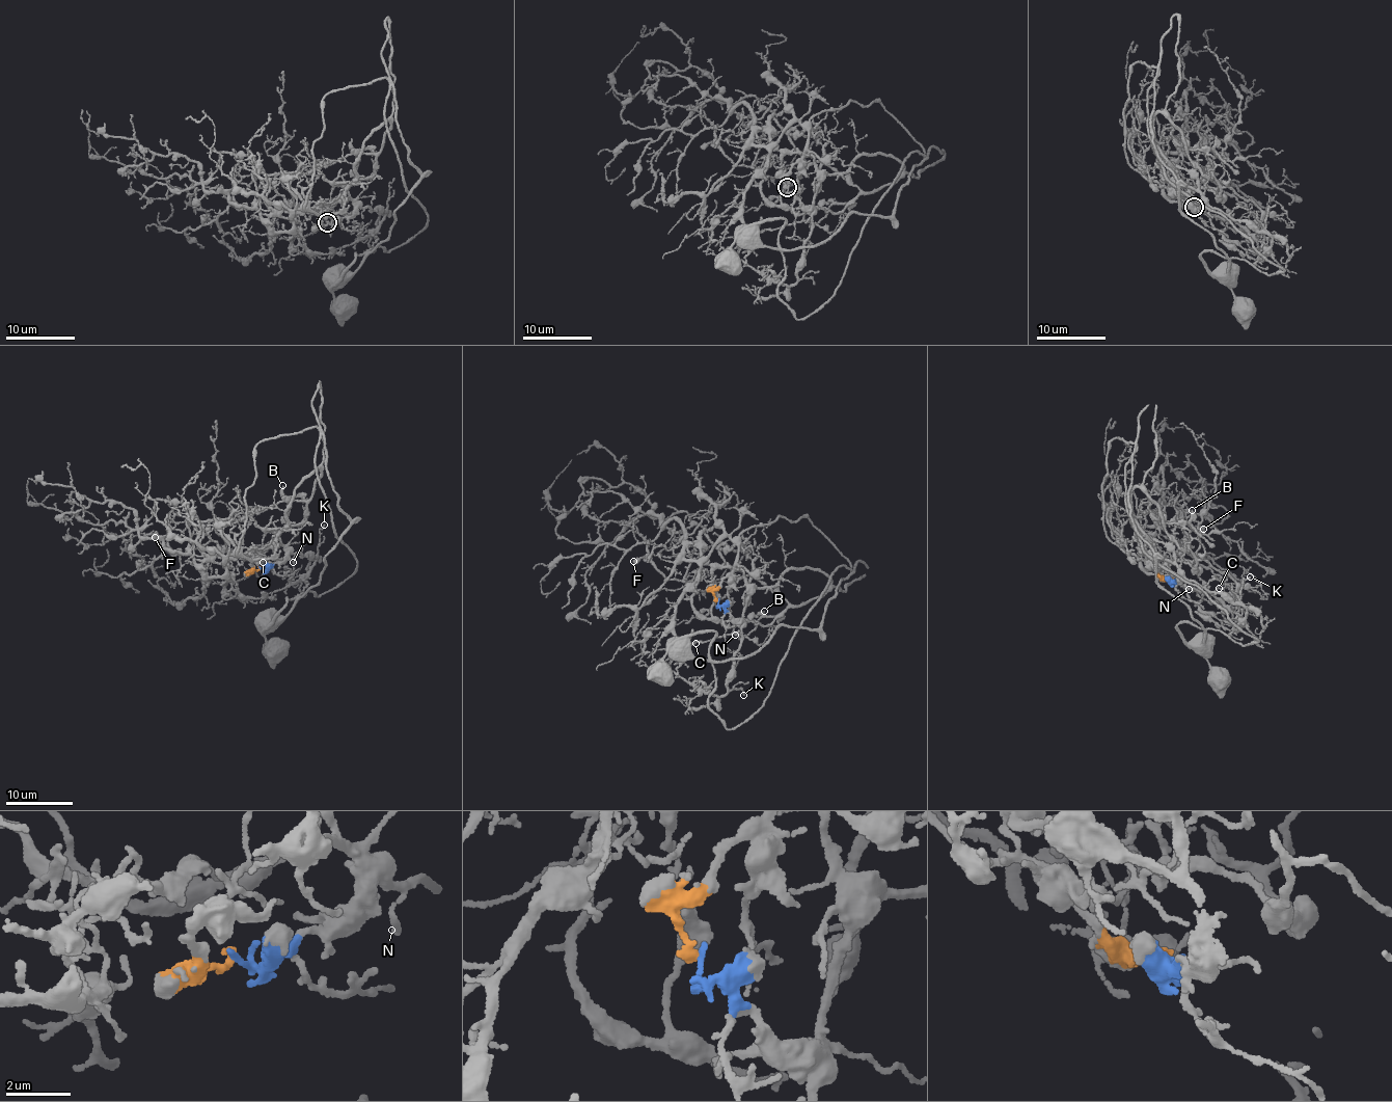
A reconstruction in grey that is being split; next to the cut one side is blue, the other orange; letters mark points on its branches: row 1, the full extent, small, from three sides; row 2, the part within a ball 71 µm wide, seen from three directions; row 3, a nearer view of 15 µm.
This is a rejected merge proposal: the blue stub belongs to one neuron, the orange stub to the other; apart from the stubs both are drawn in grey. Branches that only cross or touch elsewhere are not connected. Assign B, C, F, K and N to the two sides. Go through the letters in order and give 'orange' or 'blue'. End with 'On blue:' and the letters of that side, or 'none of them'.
B: blue
C: blue
F: blue
K: blue
N: blue
On blue: B, C, F, K, N

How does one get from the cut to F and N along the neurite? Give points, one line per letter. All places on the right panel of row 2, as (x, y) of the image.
F: (1170, 580), (1179, 575), (1189, 548), (1196, 570), (1182, 560), (1183, 546), (1192, 545), (1191, 530), (1204, 529)
N: (1170, 580), (1172, 584), (1184, 579), (1190, 589)

